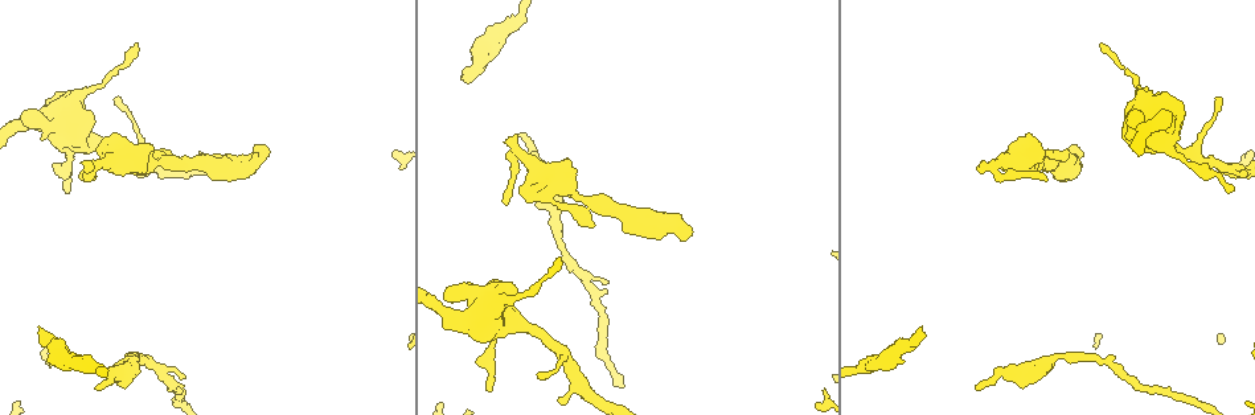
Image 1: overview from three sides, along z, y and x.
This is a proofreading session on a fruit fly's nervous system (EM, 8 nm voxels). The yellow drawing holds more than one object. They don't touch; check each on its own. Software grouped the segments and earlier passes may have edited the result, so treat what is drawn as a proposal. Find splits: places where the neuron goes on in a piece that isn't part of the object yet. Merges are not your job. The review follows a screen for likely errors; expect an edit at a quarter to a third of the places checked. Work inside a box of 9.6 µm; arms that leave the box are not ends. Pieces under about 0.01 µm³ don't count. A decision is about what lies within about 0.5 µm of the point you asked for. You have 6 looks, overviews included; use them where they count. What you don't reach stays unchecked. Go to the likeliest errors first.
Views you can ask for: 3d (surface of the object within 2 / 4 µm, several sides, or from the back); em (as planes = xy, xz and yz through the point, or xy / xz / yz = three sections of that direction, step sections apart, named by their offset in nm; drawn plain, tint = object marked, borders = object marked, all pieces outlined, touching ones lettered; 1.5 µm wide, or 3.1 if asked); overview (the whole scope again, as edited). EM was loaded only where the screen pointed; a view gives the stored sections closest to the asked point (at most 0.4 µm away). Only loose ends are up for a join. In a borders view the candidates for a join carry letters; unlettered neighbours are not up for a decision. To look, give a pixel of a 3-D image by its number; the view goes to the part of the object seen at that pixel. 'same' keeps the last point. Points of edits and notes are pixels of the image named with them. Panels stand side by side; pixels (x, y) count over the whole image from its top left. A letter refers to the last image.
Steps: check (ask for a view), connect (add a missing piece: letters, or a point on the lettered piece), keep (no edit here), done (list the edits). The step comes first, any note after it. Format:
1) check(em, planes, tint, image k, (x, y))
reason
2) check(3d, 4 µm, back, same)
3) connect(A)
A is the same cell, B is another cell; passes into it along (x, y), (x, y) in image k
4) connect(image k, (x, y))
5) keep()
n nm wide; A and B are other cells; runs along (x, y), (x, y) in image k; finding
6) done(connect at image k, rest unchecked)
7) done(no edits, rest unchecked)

check(3d, 2 µm, image 1, (1074, 145))
stops while still wide

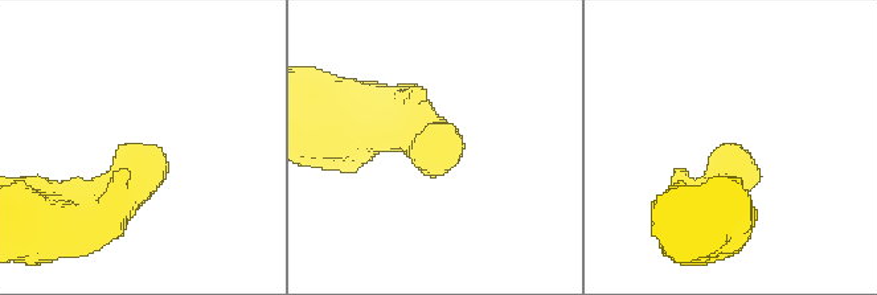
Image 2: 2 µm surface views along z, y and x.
check(em, planes, borders, image 2, (457, 151))
now the EM

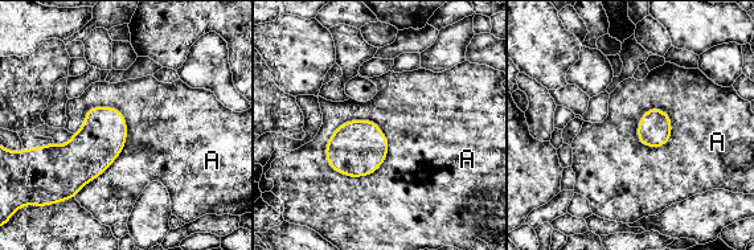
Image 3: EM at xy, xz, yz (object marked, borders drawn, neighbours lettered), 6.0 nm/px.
keep()
A is another cell; border along (389, 142), (363, 176), (324, 156) in image 3; no lettered piece goes on from it

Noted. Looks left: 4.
check(3d, 2 µm, image 1, (607, 280))
tapers out

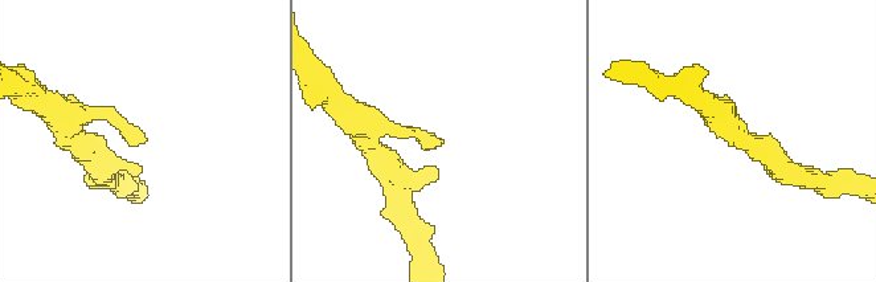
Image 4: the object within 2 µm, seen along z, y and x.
check(em, planes, borders, image 4, (135, 144))
arms of 190, 190 nm

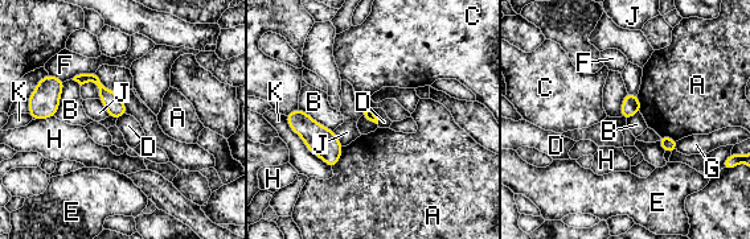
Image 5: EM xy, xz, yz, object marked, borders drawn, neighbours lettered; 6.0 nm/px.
keep()
K touches over 440 nm; A, B, C, D, E, F, G, H, J and K are other cells; runs along (78, 78), (93, 78), (123, 111) in image 5; no lettered piece goes on from it

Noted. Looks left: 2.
check(em, planes, plain, image 1, (561, 258))
free end

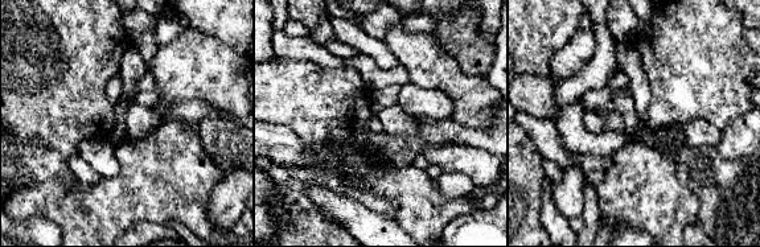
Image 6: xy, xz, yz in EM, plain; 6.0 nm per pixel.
check(em, planes, borders, same)

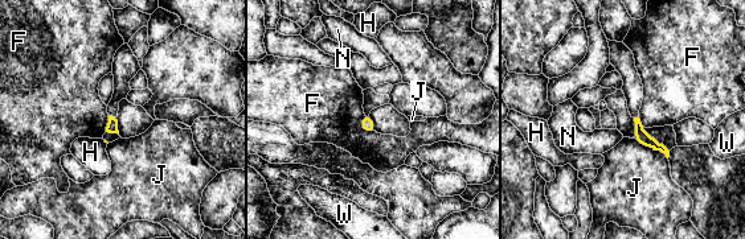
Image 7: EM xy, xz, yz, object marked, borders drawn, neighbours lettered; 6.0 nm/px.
keep()
F, H, J, N and W are other cells; border along (106, 131), (118, 135) in image 7; none of them fits

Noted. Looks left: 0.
done(no edits, rest unchecked)

